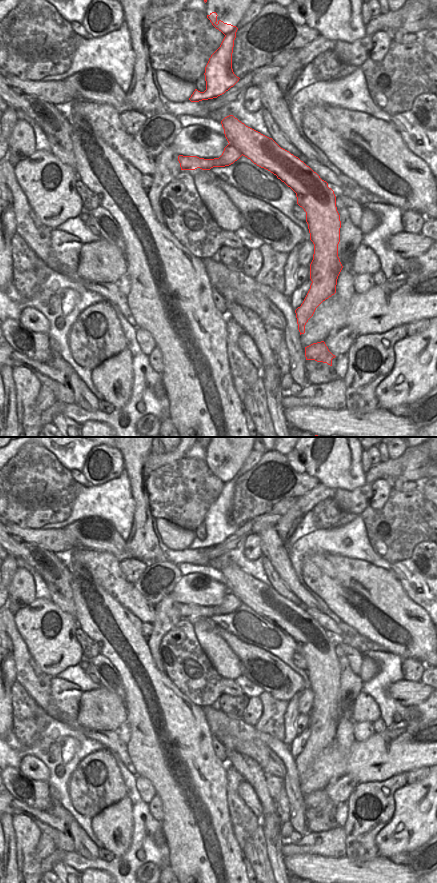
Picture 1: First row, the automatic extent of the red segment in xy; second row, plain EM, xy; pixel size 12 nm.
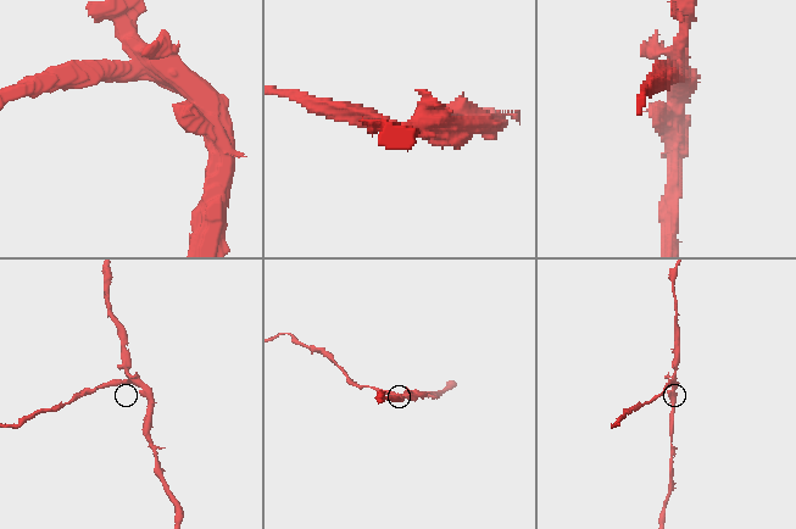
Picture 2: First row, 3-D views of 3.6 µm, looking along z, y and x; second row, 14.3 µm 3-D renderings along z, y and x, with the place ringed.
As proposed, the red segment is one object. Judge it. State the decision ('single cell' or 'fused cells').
fused cells

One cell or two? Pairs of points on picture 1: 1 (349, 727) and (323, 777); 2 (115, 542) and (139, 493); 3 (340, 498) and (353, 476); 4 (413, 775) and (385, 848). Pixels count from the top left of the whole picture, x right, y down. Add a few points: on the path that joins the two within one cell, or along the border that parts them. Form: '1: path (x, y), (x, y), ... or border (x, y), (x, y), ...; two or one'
1: border (335, 741), (344, 755), (355, 742), (361, 742); two
2: border (125, 541), (132, 554), (132, 558); two
3: border (366, 483), (352, 490), (340, 488), (335, 490); two
4: border (426, 776), (417, 782), (408, 784); two

